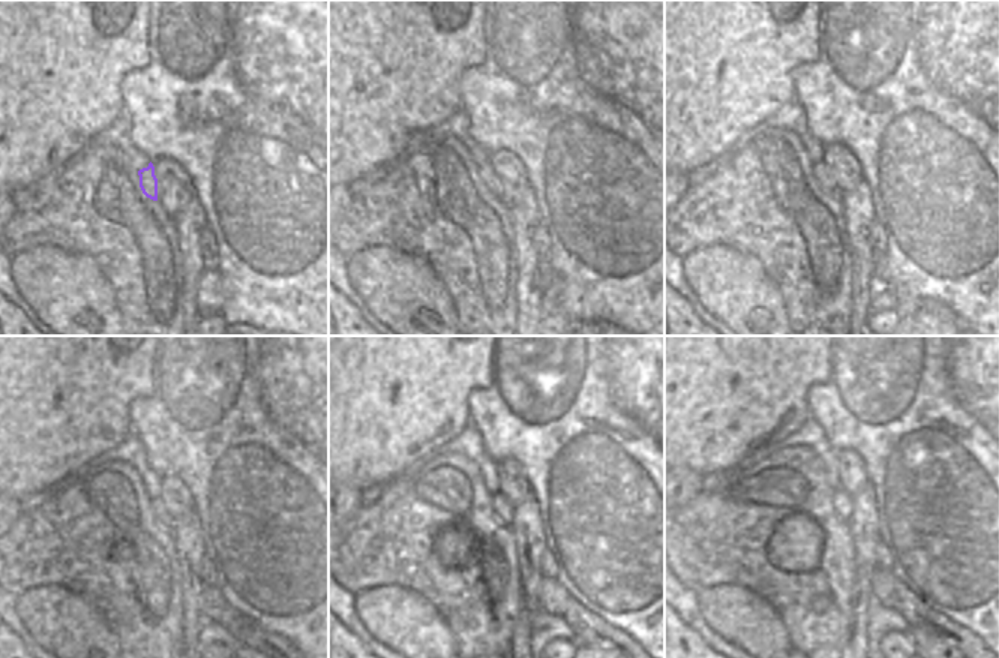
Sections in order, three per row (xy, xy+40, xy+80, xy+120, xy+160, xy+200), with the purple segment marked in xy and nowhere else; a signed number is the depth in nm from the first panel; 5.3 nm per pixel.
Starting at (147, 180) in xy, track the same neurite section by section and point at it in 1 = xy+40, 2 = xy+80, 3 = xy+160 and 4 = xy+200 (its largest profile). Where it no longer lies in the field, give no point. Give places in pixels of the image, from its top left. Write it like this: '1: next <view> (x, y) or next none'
1: next xy+40 (486, 174)
2: next xy+80 (821, 173)
3: next xy+160 (504, 511)
4: next xy+200 (842, 502)

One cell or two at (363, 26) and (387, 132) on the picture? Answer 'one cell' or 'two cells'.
one cell

